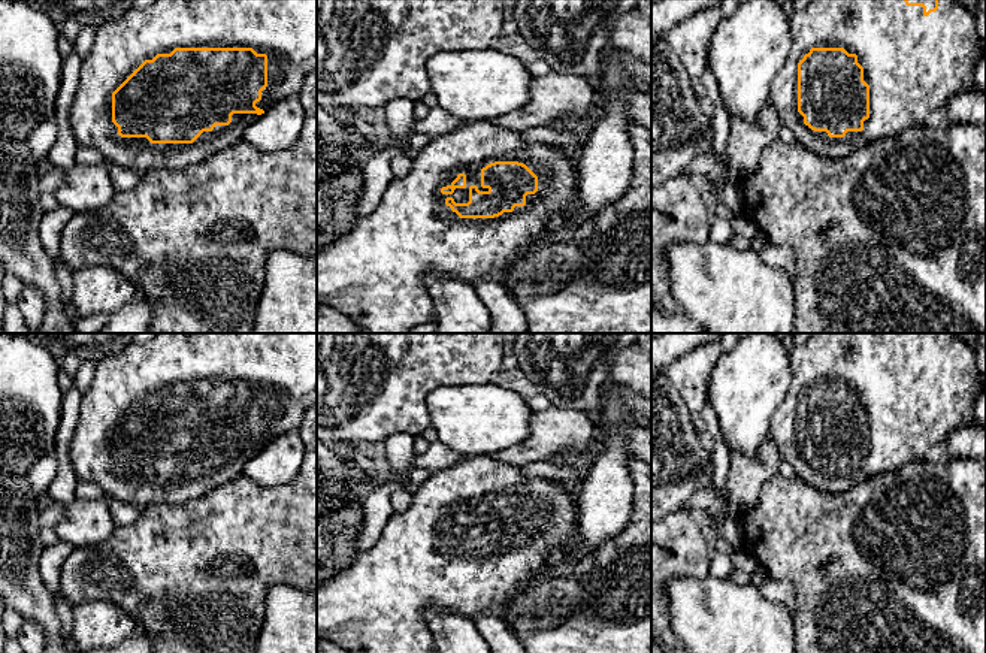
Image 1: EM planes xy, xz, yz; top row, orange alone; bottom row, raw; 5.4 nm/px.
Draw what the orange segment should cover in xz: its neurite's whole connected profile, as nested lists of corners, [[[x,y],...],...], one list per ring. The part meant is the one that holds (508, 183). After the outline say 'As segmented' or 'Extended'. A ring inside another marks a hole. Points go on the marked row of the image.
[[[466,121],[460,129],[430,139],[412,158],[411,170],[390,181],[381,202],[369,215],[357,221],[348,235],[342,236],[330,247],[317,251],[317,305],[327,305],[350,315],[365,333],[408,333],[418,324],[433,323],[436,320],[436,309],[426,284],[426,278],[432,272],[439,276],[459,278],[472,285],[480,279],[505,284],[509,266],[521,257],[524,248],[550,226],[563,223],[562,211],[569,203],[577,187],[578,170],[560,146],[524,140],[517,131],[499,127],[493,121]]]. Extended

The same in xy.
[[[158,0],[136,9],[123,6],[117,19],[96,28],[90,54],[82,60],[79,85],[69,111],[69,124],[78,148],[97,149],[106,163],[127,167],[143,175],[152,169],[179,170],[200,163],[244,139],[245,130],[279,100],[297,94],[305,78],[317,67],[317,0]]]. Extended

